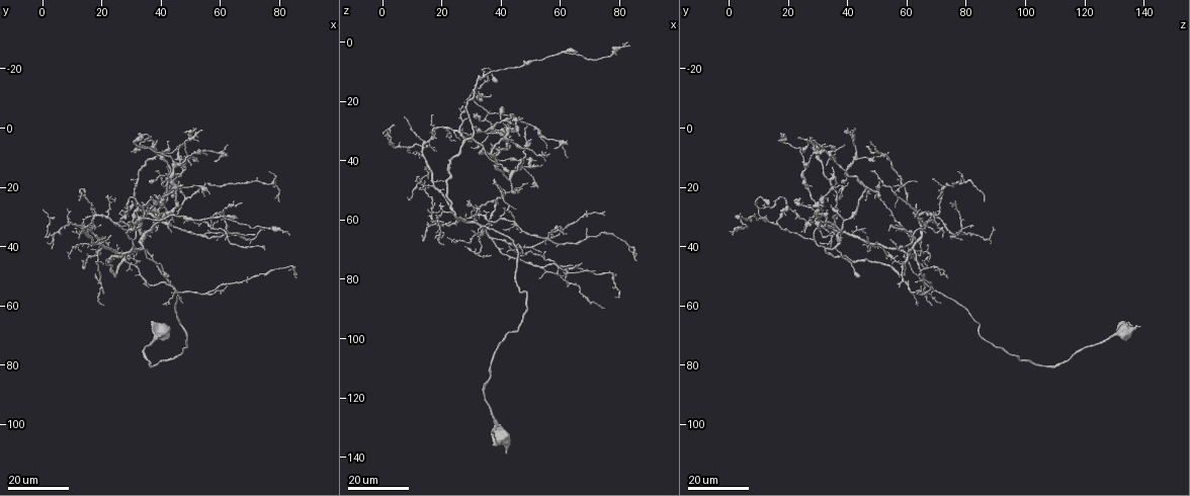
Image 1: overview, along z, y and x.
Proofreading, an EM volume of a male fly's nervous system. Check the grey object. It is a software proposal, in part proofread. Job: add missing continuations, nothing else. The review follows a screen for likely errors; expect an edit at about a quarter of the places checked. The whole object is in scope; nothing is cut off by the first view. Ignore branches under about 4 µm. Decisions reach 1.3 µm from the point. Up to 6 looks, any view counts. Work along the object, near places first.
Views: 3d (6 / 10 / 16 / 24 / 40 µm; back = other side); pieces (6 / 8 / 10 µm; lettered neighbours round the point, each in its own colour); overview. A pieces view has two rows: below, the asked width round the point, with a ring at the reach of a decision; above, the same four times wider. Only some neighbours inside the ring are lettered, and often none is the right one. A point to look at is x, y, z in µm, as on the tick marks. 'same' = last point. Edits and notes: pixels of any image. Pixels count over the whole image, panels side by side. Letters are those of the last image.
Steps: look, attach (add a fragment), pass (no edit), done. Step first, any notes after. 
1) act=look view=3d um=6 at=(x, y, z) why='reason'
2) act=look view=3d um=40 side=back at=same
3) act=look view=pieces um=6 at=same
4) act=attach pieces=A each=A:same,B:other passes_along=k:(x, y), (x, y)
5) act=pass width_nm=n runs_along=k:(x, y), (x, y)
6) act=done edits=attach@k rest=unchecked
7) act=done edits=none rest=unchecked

act=look view=3d um=16 at=(29, 35, 34) why='thin end'

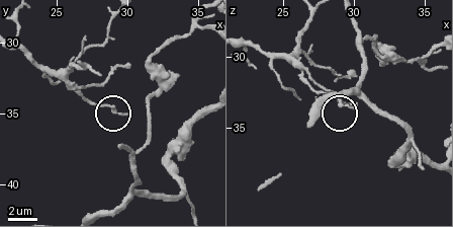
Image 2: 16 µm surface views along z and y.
act=look view=pieces um=6 at=(29.8, 35.0, 33.4) why='see the neighbours'

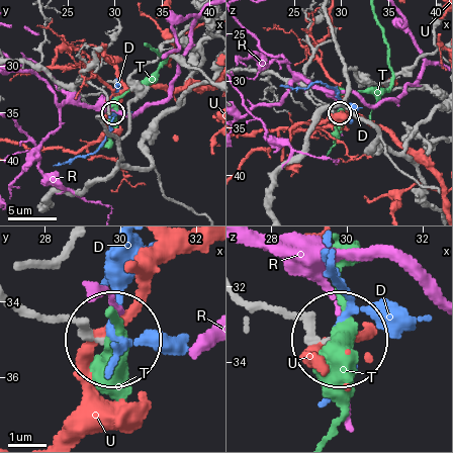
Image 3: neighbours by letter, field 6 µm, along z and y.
act=pass each=D:other,R:other,T:other,U:other found='no lettered fragment goes on from it'

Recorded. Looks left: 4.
act=look view=3d um=16 at=(3, 40, 34) why='free end'

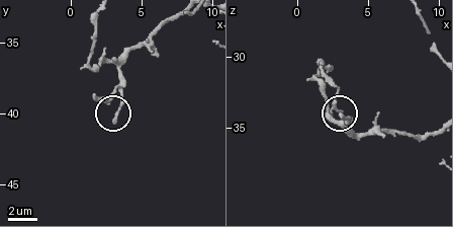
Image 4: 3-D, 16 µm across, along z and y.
act=look view=pieces um=6 at=(3.0, 40.4, 34.2)

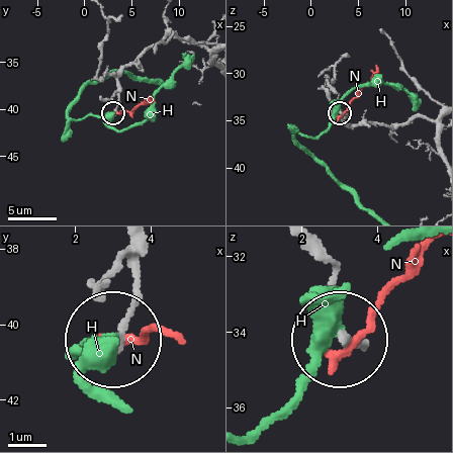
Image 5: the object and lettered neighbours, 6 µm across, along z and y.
act=pass each=H:other,N:other runs_along=5:(134, 249), (134, 307), (118, 333) found='no lettered fragment goes on from it'

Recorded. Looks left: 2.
act=look view=3d um=24 at=(72, 36, 77) why='an open end'

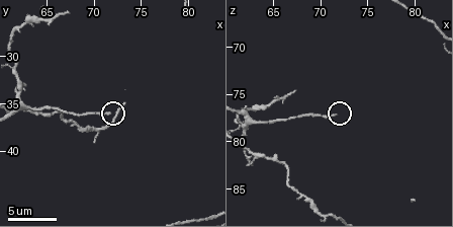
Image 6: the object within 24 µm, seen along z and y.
act=look view=pieces um=10 at=(71.6, 35.8, 77.2) why='what lies round it'

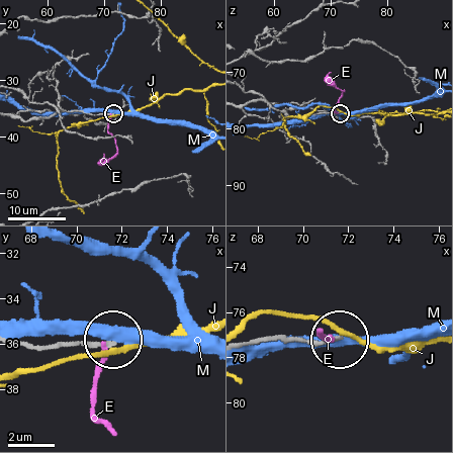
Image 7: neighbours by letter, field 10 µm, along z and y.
act=pass each=E:other,J:other,M:other runs_along=7:(243, 345), (339, 339) found='none of them fits'

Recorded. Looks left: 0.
act=done edits=none rest=unchecked

